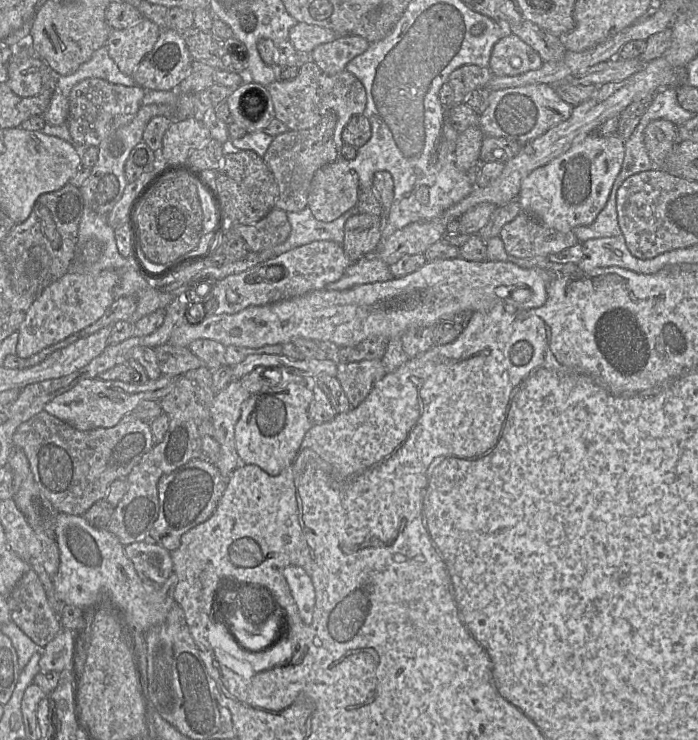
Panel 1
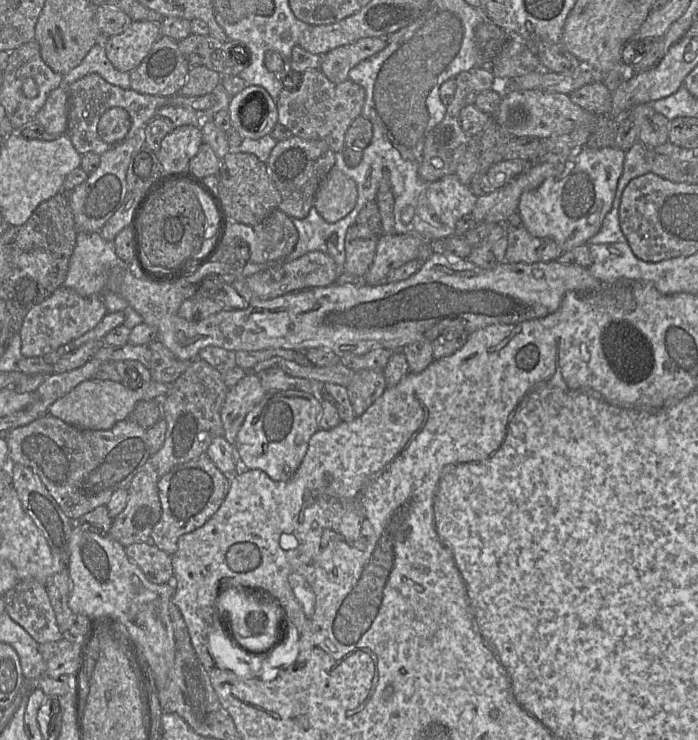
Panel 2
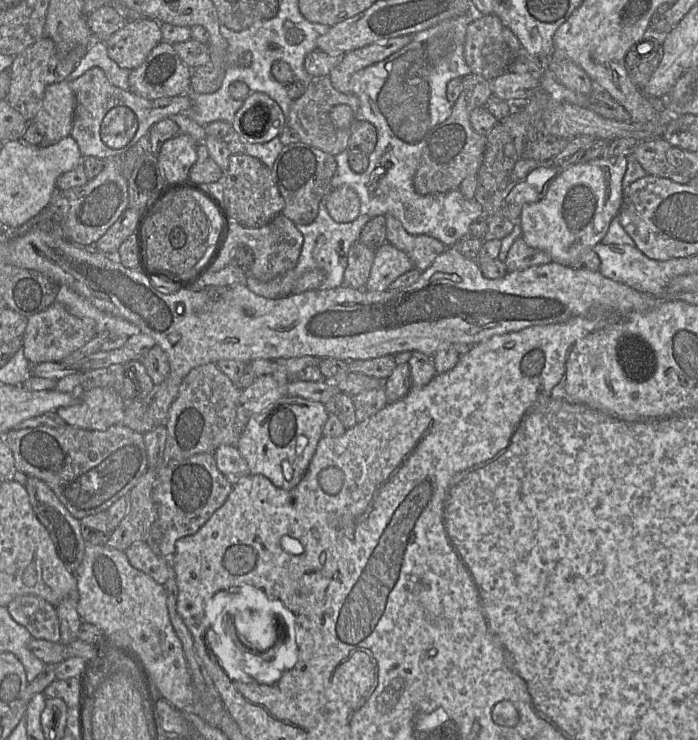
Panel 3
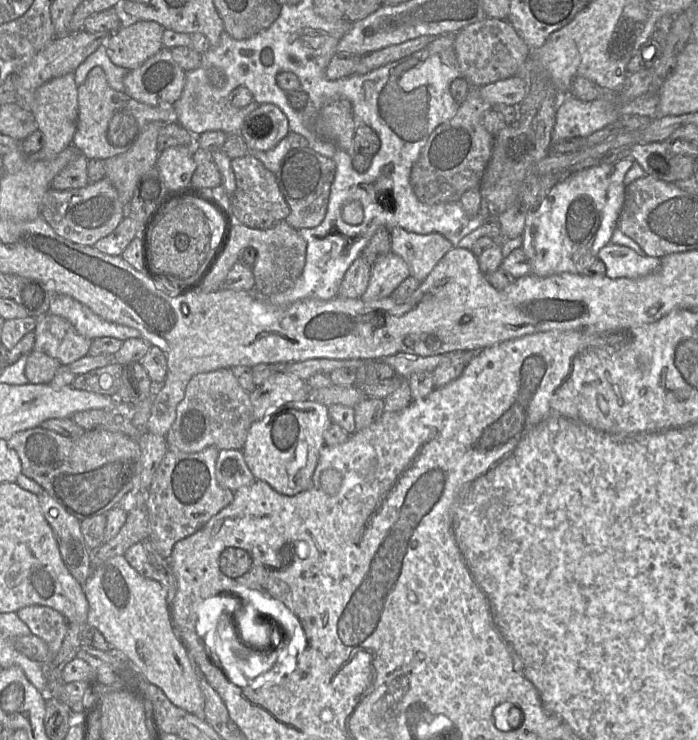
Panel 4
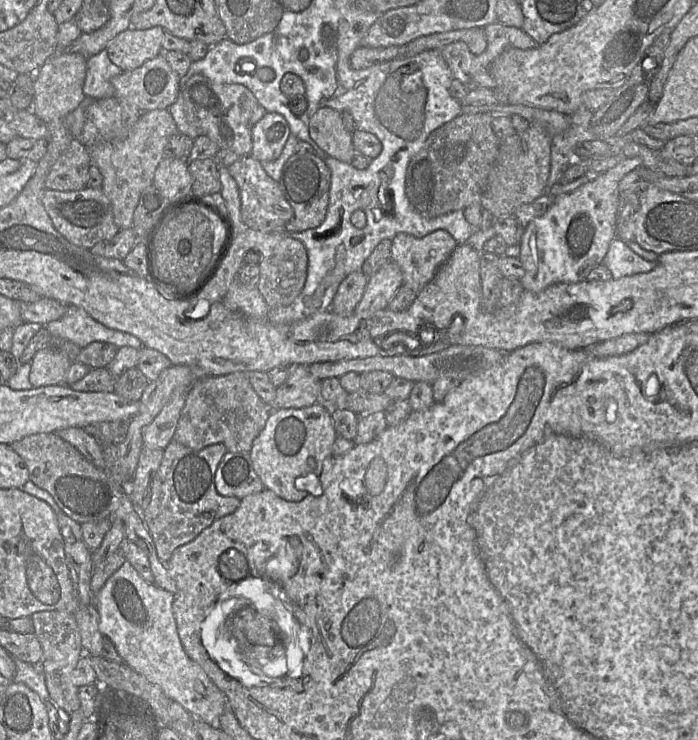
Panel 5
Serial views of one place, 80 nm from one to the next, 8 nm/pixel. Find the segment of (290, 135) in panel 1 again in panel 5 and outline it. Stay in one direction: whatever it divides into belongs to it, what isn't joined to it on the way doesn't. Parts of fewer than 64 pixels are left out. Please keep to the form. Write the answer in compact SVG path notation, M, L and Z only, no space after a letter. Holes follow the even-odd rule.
M296 152L286 161L278 183L294 214L284 232L303 232L322 224L328 209L330 182L330 170L316 154Z

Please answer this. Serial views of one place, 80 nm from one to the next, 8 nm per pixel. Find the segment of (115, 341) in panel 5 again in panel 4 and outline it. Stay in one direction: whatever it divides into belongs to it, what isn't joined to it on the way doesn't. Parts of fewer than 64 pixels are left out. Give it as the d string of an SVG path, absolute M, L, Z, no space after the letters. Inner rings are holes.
M64 294L52 295L49 313L69 321L80 335L89 340L112 337L125 341L129 338L141 337L138 330L106 321L87 306Z

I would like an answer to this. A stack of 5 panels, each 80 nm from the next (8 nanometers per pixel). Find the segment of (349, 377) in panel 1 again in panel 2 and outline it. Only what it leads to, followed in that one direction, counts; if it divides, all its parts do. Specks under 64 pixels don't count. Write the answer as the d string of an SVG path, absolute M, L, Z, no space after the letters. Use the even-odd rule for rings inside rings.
M362 370L355 371L346 389L355 415L359 417L384 393L387 385L383 372Z

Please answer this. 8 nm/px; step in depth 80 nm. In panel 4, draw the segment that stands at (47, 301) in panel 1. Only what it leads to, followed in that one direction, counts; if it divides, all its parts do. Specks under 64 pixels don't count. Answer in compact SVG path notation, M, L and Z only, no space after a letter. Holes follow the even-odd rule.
M46 313L36 318L33 351L42 352L67 365L86 356L92 340L80 335L66 319Z

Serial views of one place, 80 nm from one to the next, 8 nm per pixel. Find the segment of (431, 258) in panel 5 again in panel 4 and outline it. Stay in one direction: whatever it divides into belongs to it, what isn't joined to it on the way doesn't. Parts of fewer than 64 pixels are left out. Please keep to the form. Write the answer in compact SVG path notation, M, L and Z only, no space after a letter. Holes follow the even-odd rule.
M400 227L390 231L391 252L408 265L410 276L423 282L443 256L454 246L440 233L421 235Z

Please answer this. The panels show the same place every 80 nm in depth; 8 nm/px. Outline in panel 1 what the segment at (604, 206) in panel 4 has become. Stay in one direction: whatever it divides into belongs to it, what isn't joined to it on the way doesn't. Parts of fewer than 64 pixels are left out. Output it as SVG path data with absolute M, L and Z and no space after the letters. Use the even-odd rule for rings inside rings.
M595 132L574 144L567 152L533 170L522 182L518 202L522 211L536 217L544 225L561 232L590 225L604 208L613 183L619 174L625 154L625 141L618 135L600 136Z

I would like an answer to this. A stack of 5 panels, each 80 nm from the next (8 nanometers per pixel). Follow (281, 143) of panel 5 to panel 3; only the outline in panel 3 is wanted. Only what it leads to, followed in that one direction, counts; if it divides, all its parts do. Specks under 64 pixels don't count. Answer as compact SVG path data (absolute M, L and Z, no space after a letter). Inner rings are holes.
M250 92L232 122L232 129L245 143L251 144L263 144L277 138L285 126L280 106L262 92Z

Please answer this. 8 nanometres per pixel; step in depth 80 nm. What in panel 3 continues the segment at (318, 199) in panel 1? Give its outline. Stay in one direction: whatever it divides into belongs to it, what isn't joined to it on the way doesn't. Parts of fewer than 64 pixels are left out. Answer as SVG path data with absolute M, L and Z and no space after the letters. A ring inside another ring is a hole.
M340 186L327 193L325 207L335 222L349 223L359 216L360 199L352 188Z

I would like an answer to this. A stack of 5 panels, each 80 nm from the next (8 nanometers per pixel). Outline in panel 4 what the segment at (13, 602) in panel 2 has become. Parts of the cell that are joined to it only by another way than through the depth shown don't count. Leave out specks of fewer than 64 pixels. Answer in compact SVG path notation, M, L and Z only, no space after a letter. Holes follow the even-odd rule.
M40 605L26 606L16 613L29 627L31 634L46 642L50 660L53 660L59 652L67 633L68 620L58 611Z

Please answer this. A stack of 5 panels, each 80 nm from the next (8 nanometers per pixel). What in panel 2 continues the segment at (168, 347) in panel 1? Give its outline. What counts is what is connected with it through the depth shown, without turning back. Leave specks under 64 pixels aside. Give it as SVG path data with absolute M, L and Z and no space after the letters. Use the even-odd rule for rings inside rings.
M160 341L149 345L152 353L150 361L150 374L152 380L172 384L191 364L192 361L178 359Z

